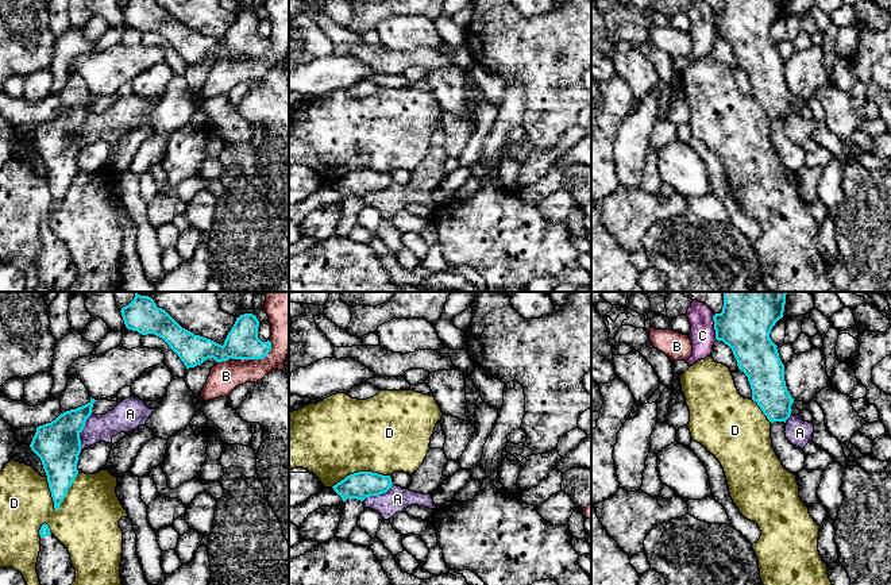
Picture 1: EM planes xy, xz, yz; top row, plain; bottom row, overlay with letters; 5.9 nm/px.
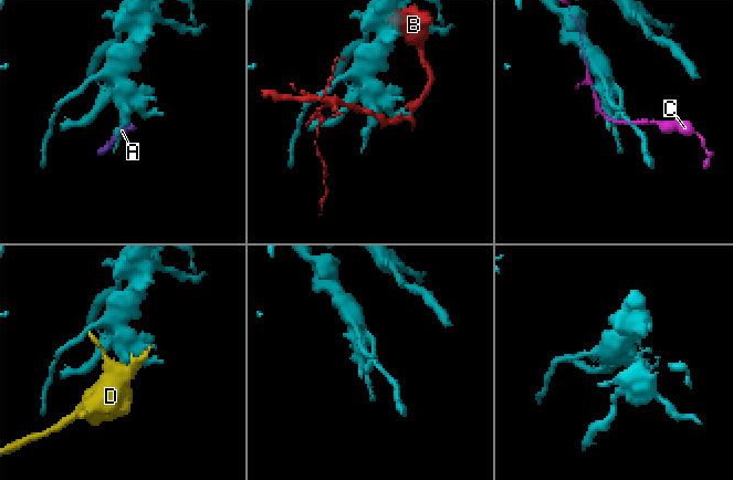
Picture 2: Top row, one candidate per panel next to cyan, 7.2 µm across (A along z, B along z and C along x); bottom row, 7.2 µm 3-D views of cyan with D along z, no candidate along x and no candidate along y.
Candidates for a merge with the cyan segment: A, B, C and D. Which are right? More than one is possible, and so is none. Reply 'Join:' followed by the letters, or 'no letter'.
Join: no letter

